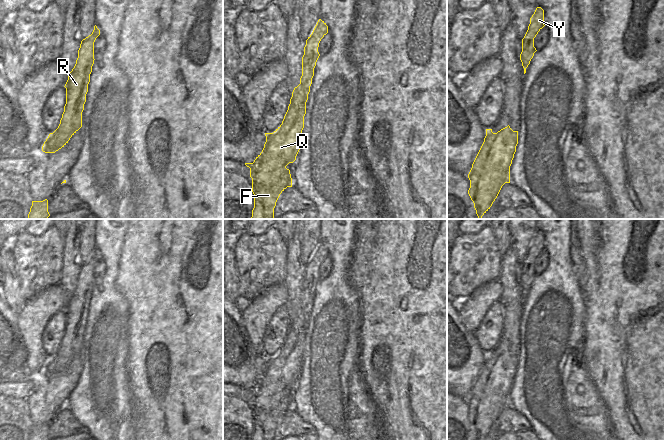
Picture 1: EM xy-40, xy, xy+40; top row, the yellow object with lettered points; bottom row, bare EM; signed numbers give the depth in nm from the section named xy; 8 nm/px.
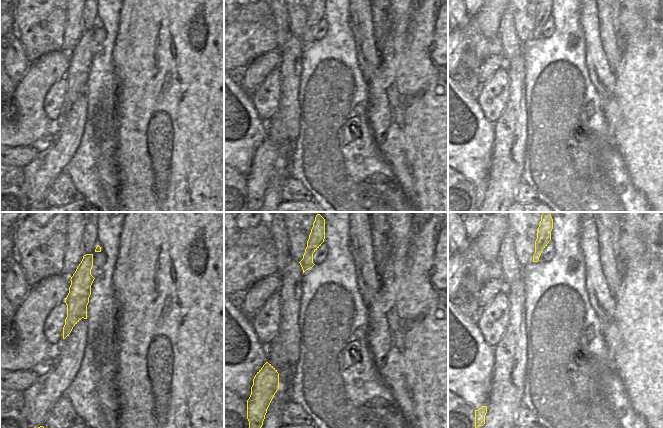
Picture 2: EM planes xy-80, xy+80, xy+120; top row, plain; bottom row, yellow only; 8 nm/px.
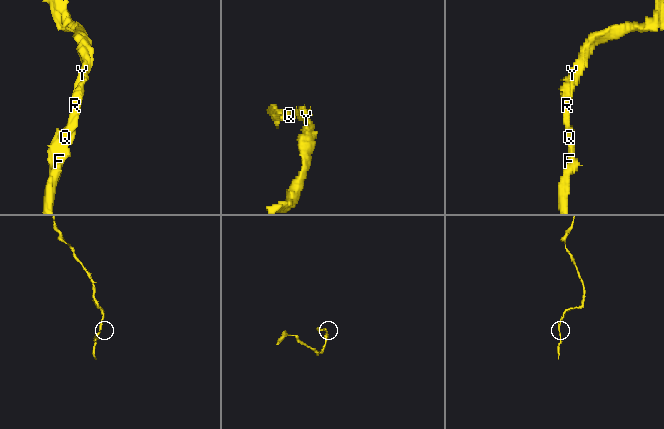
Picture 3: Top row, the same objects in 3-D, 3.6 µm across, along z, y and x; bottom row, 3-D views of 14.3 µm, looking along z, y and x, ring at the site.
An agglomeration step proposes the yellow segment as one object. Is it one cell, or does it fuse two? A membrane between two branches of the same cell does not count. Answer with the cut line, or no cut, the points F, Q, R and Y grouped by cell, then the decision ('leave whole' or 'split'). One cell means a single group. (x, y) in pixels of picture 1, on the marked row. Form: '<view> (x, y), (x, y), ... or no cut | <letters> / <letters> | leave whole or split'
no cut | F Q R Y | leave whole

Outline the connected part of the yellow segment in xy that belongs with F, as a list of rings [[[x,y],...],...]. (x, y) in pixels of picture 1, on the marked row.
[[[319,19],[306,40],[300,84],[292,92],[282,124],[273,133],[265,133],[266,142],[262,152],[253,163],[245,163],[250,168],[254,194],[251,219],[275,219],[274,208],[280,194],[287,187],[292,187],[290,170],[286,166],[296,160],[300,150],[306,102],[320,56],[318,47],[327,33],[328,26]]]

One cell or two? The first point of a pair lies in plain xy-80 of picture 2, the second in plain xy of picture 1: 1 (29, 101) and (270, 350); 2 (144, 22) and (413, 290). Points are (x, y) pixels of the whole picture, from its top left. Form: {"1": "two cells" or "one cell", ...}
{"1": "two cells", "2": "one cell"}

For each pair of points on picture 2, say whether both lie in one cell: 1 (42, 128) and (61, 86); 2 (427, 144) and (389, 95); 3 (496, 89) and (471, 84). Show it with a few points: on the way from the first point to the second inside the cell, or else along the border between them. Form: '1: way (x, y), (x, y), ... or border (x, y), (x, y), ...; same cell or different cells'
1: border (47, 92), (43, 108), (45, 114), (54, 122); different cells
2: way (426, 132), (401, 107); same cell
3: border (481, 84), (474, 95); different cells

